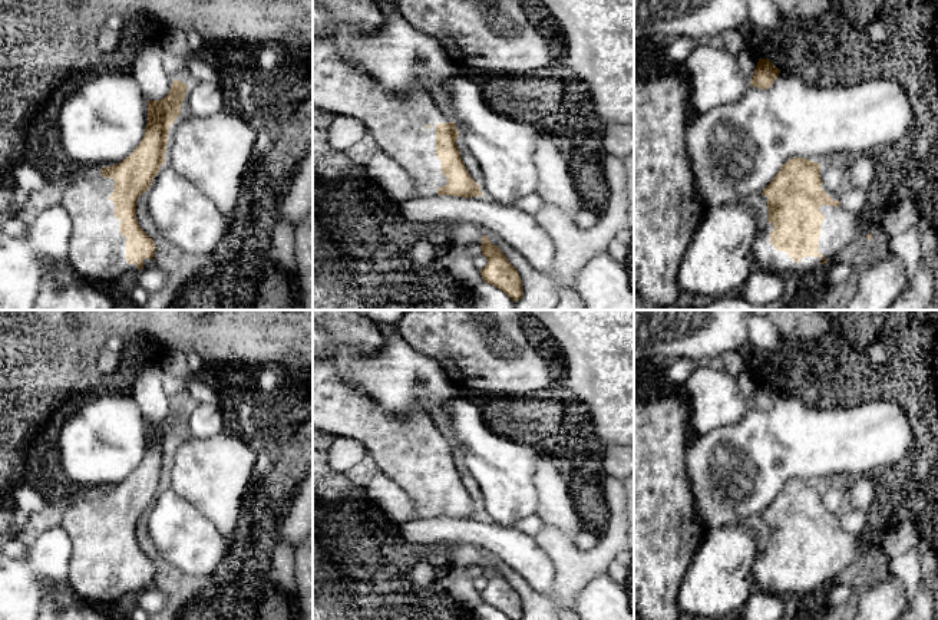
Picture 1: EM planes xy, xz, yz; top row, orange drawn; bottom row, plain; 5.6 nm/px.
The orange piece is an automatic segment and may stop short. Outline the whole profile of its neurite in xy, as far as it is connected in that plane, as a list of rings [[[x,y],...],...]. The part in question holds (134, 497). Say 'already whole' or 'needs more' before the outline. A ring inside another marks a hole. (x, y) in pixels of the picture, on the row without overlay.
needs more; [[[174,400],[169,415],[161,422],[148,422],[148,445],[136,471],[122,484],[100,492],[85,494],[67,507],[60,527],[73,545],[70,557],[70,584],[85,601],[115,601],[129,593],[152,586],[155,563],[141,550],[136,540],[138,520],[146,514],[161,488],[171,446],[181,435],[188,406]]]

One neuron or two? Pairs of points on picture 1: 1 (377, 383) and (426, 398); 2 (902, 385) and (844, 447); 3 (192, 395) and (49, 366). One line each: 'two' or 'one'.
1: one
2: two
3: two

